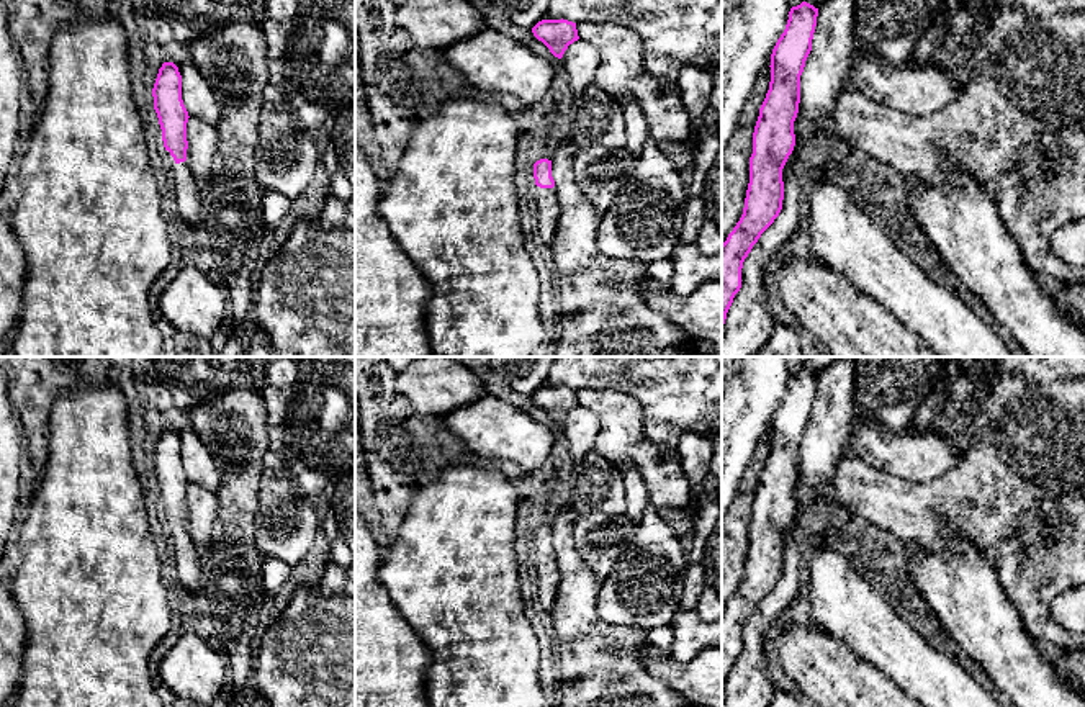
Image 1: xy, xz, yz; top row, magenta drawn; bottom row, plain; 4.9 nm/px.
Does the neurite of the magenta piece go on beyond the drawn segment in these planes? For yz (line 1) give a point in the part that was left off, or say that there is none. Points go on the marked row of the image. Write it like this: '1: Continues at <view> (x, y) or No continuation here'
1: No continuation here

